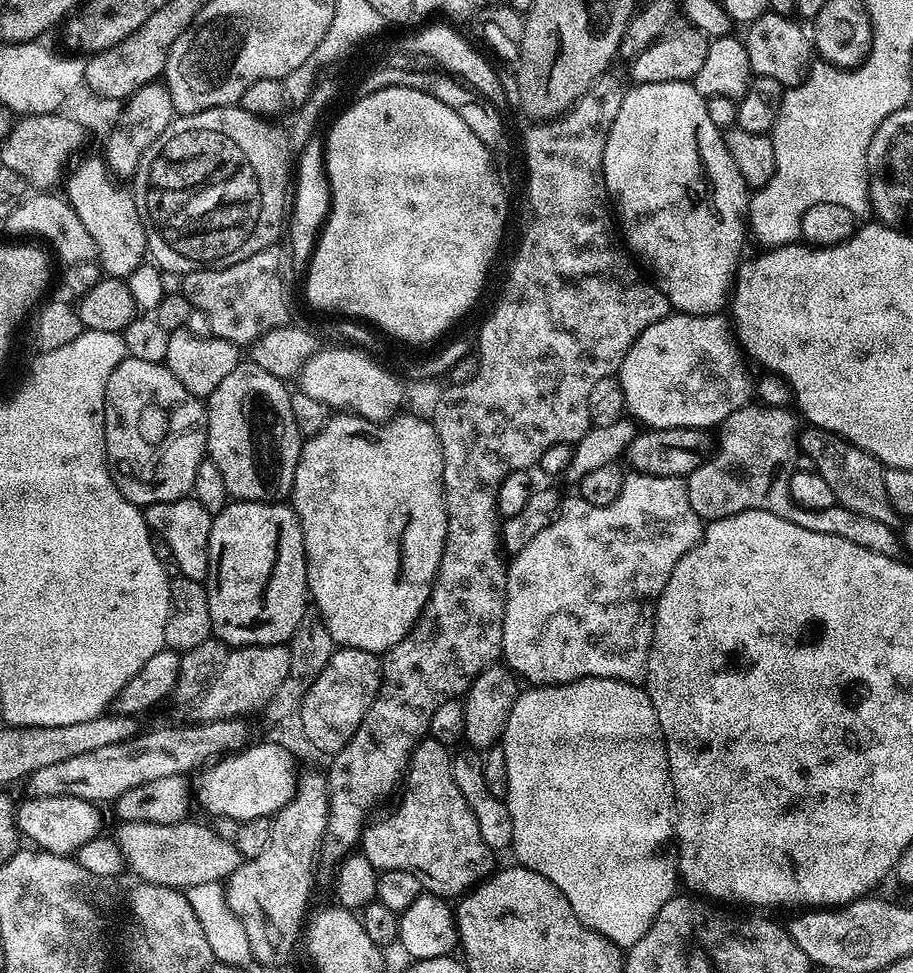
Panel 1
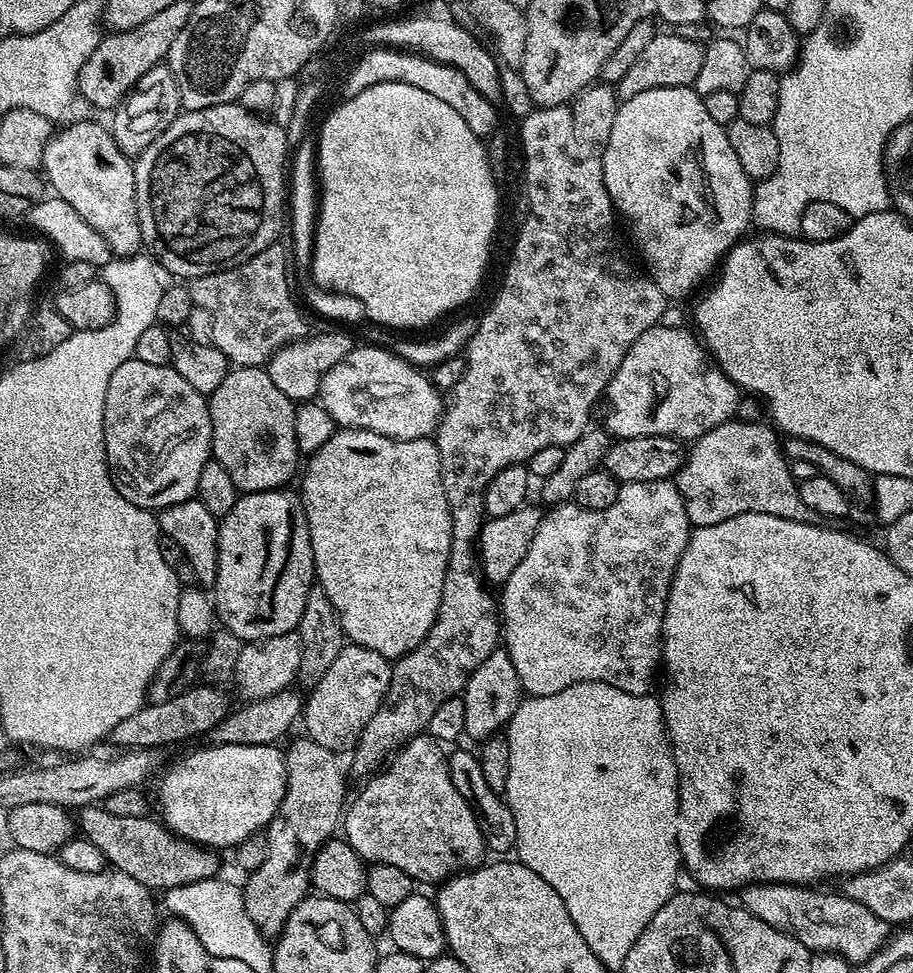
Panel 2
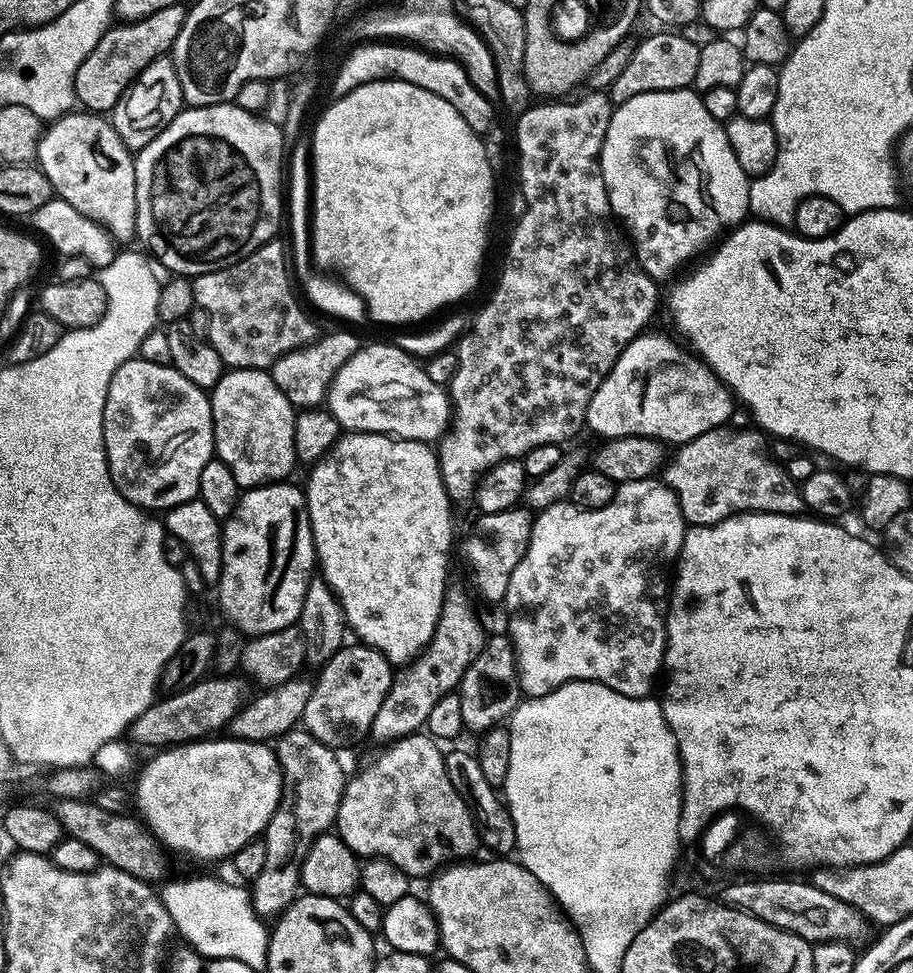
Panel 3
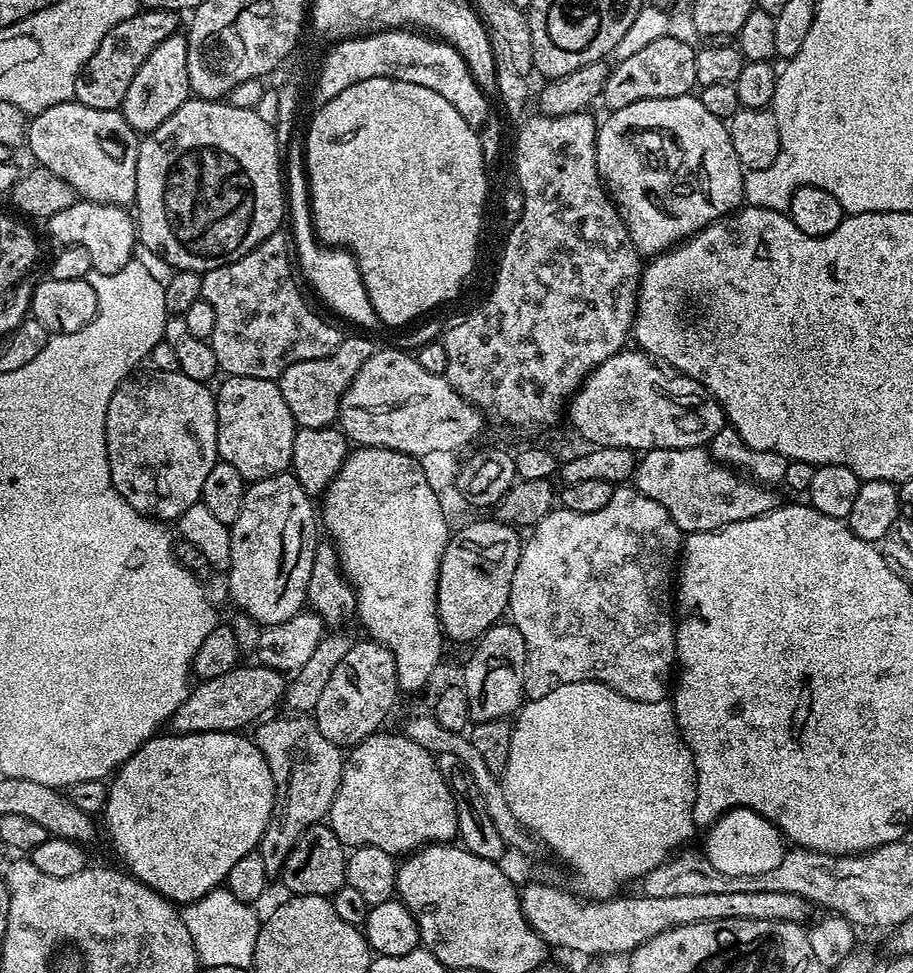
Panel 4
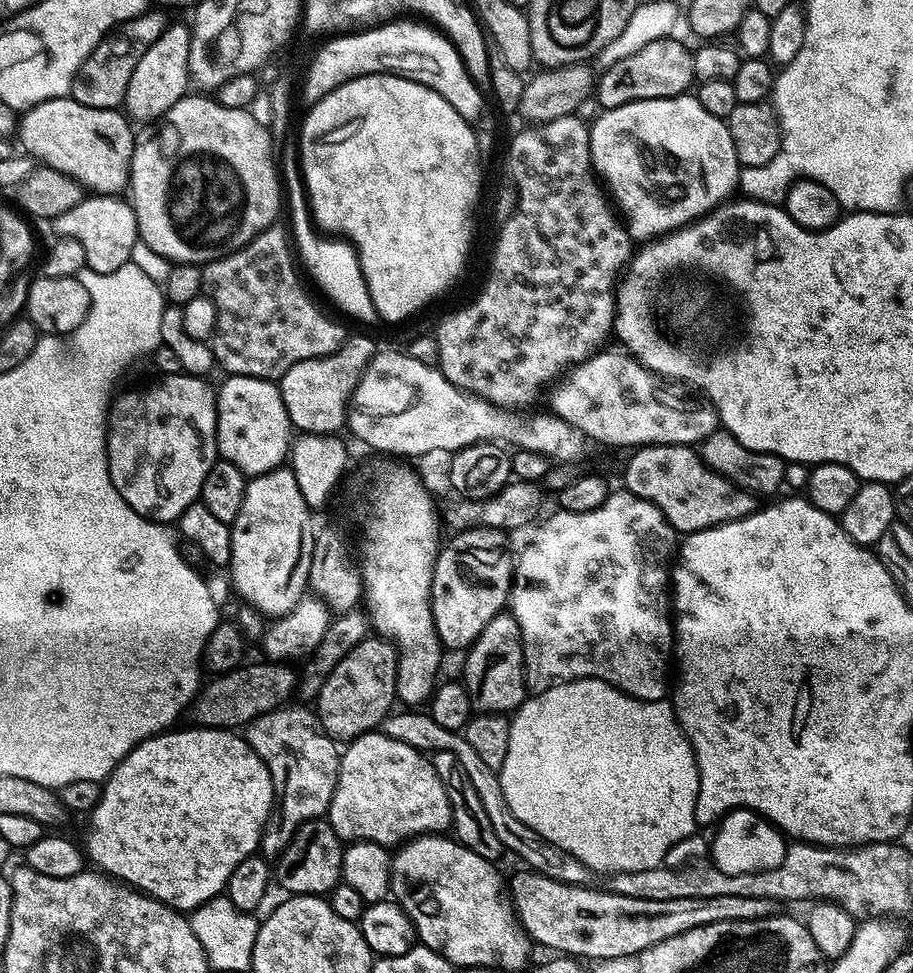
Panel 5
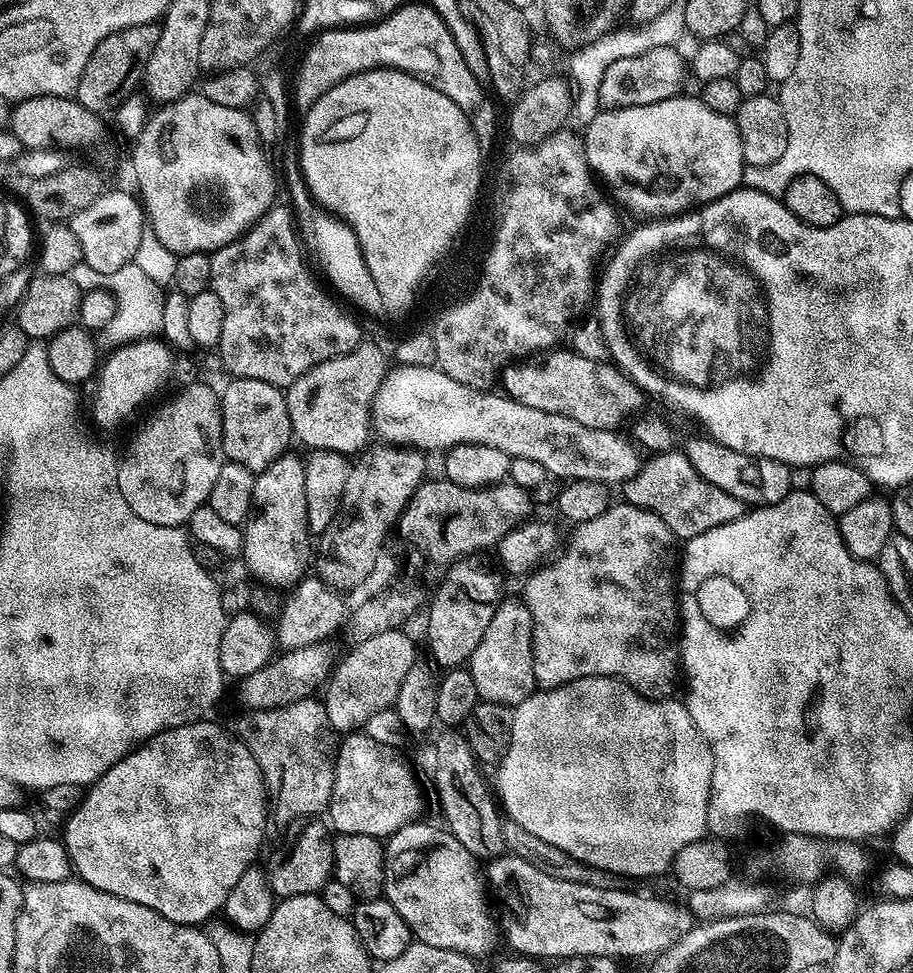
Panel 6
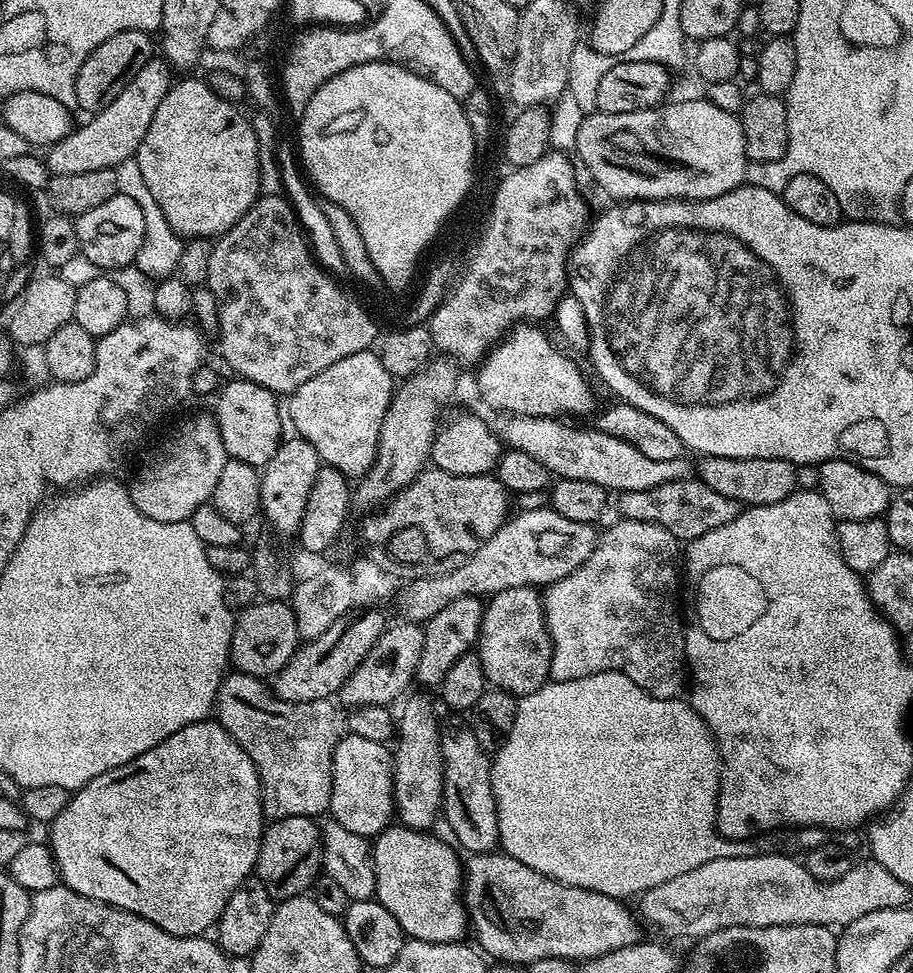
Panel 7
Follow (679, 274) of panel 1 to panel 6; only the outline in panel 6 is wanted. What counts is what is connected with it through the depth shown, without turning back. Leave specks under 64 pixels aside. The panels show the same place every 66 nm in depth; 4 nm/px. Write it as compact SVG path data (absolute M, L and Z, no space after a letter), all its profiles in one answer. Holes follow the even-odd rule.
M681 94L674 98L666 98L662 102L654 102L650 106L630 106L629 108L610 108L602 110L597 117L583 129L582 139L589 168L603 181L606 188L606 183L608 183L609 189L607 188L607 191L614 197L615 203L619 205L621 209L623 209L622 207L629 208L634 215L640 216L636 218L679 216L682 212L698 208L701 204L708 204L712 200L717 200L726 194L736 191L737 188L741 187L744 178L746 165L742 158L742 138L738 138L735 119L731 116L723 116L714 110L710 110L710 106L706 106L695 95L687 96L687 94Z

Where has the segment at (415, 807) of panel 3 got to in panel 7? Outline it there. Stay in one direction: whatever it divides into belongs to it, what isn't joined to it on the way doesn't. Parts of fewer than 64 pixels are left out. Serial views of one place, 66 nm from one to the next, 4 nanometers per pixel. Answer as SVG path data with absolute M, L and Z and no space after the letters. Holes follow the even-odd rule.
M341 735L332 759L332 793L328 803L331 819L342 822L346 830L375 838L394 820L392 765L388 744L370 742L370 738Z

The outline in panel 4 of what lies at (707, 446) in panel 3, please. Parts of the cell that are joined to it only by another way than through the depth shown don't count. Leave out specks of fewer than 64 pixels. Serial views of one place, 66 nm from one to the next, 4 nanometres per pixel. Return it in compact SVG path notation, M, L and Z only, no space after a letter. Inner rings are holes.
M704 446L647 449L636 461L631 483L642 494L661 504L684 534L713 532L715 528L725 528L734 522L764 516L778 507L771 487L741 478L733 469L716 463L711 451Z

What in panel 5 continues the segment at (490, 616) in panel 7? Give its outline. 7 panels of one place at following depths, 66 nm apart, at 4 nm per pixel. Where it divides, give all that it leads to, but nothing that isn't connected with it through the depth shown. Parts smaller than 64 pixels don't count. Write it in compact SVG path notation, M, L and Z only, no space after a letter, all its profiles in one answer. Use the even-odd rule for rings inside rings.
M500 611L490 619L486 628L467 649L464 660L464 689L470 694L470 702L476 712L515 713L526 699L524 683L524 647L520 627L511 611Z

